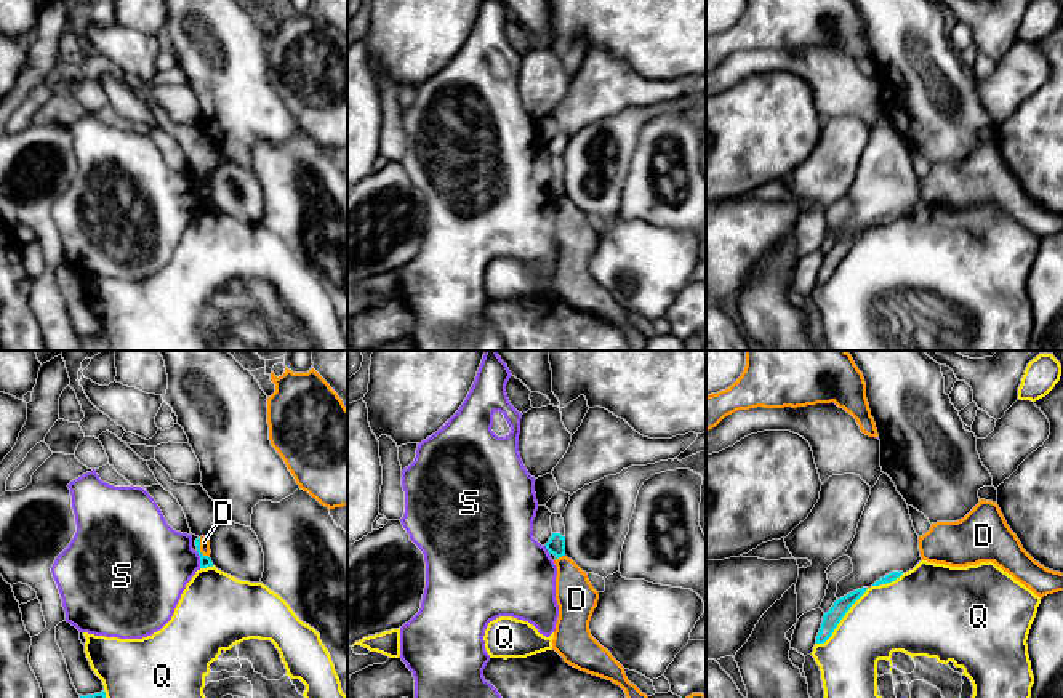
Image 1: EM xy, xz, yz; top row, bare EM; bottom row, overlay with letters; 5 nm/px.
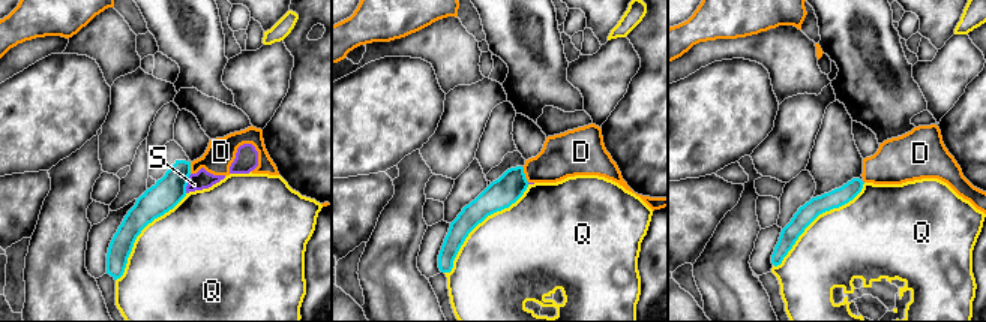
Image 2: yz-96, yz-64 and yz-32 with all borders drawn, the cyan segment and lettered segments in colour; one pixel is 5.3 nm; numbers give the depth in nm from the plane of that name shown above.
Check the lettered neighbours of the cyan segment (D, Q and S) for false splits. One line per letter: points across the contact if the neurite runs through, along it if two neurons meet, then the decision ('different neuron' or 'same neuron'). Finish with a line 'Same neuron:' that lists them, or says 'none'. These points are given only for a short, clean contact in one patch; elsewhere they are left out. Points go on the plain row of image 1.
D: border xy (199, 180), (199, 191), (208, 199); different neuron
Q: different neuron
S: different neuron
Same neuron: none

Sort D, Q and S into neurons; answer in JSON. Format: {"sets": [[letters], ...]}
{"sets": [["D"], ["Q"], ["S"]]}

